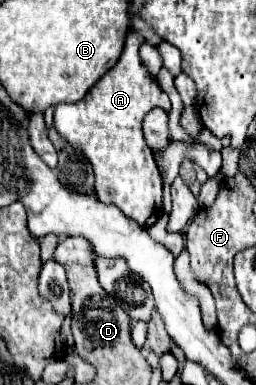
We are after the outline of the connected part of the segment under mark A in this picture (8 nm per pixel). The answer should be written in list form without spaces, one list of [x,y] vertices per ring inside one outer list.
[[[129,32],[119,62],[85,94],[85,98],[79,100],[77,104],[65,104],[65,108],[61,108],[61,104],[55,106],[55,128],[69,144],[79,148],[93,164],[99,200],[105,204],[115,204],[127,218],[135,220],[141,228],[149,228],[155,224],[155,220],[163,212],[163,204],[161,204],[163,182],[161,182],[161,174],[157,170],[153,152],[143,142],[141,124],[143,124],[145,114],[151,108],[159,106],[159,108],[167,110],[167,108],[171,108],[171,102],[169,102],[167,94],[161,90],[159,82],[157,80],[153,82],[151,74],[143,66],[141,58],[139,58],[139,46],[141,44],[143,44],[143,38],[135,32]]]

